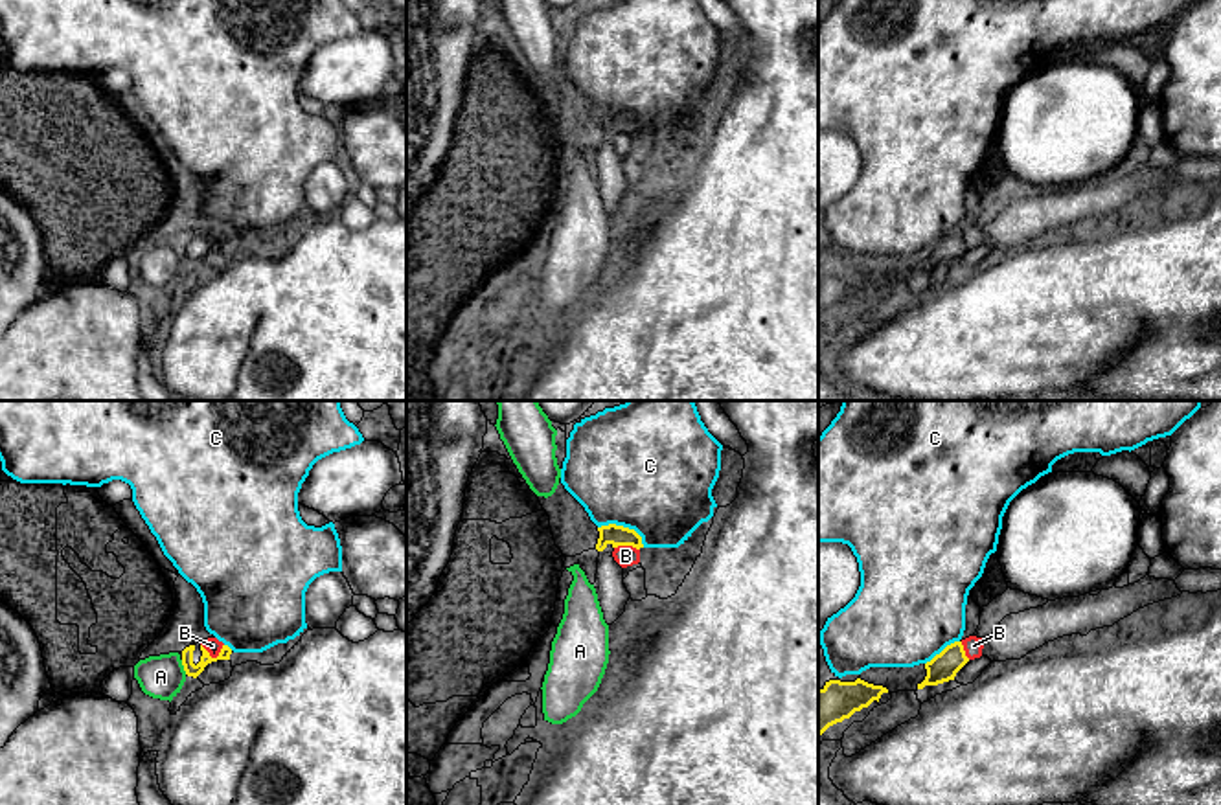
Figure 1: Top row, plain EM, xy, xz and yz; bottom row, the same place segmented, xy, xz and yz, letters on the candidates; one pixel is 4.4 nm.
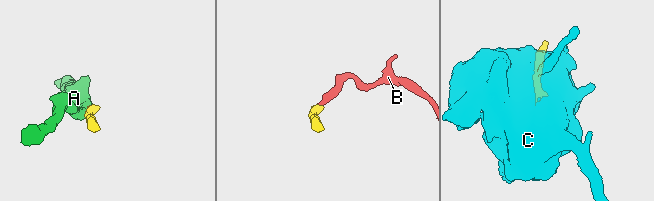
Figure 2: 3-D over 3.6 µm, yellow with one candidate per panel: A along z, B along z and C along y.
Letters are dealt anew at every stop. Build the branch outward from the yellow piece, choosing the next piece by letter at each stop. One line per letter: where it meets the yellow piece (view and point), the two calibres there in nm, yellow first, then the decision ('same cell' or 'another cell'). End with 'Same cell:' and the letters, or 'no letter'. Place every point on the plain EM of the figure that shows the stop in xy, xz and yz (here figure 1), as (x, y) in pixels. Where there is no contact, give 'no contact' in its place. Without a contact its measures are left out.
A: meets yellow in xy at (184, 256); 60 nm thick on the yellow side, 190 nm on the other; another cell
B: meets yellow in xy at (210, 245); 60 nm thick on the yellow side, 70 nm on the other; another cell
C: meets yellow in xz at (622, 114); 90 nm thick on the yellow side, 500 nm on the other; another cell
Same cell: no letter

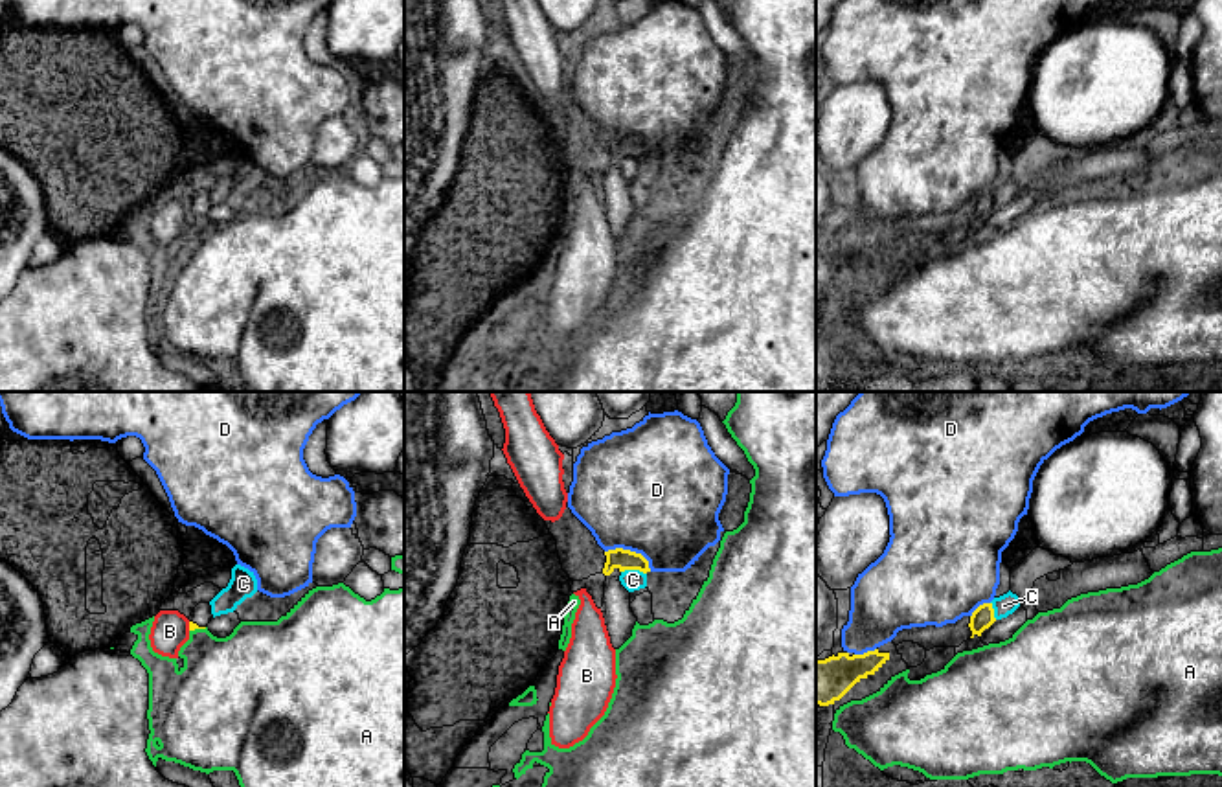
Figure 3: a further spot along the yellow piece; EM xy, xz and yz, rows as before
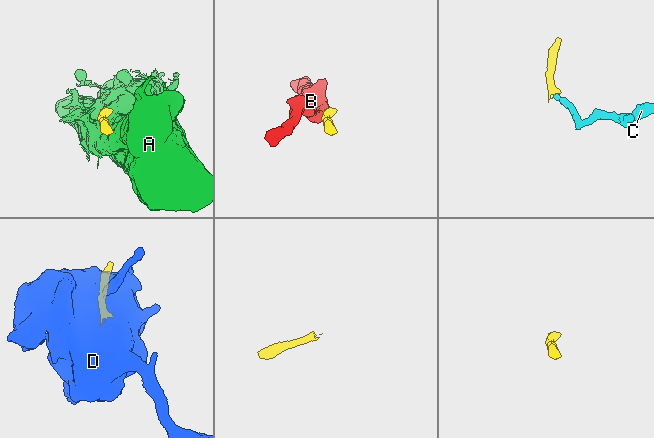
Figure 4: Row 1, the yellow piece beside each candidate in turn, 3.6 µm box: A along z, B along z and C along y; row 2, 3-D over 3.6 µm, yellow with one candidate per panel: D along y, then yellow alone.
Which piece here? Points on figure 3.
A: meets yellow in xy at (197, 216); 30 nm thick on the yellow side, 360 nm on the other; another cell
B: meets yellow in xy at (190, 214); 30 nm thick on the yellow side, 170 nm on the other; another cell
C: meets yellow in xz at (634, 157); 90 nm thick on the yellow side, 100 nm on the other; another cell
D: meets yellow in xz at (629, 138); 90 nm thick on the yellow side, 500 nm on the other; another cell
Same cell: no letter

